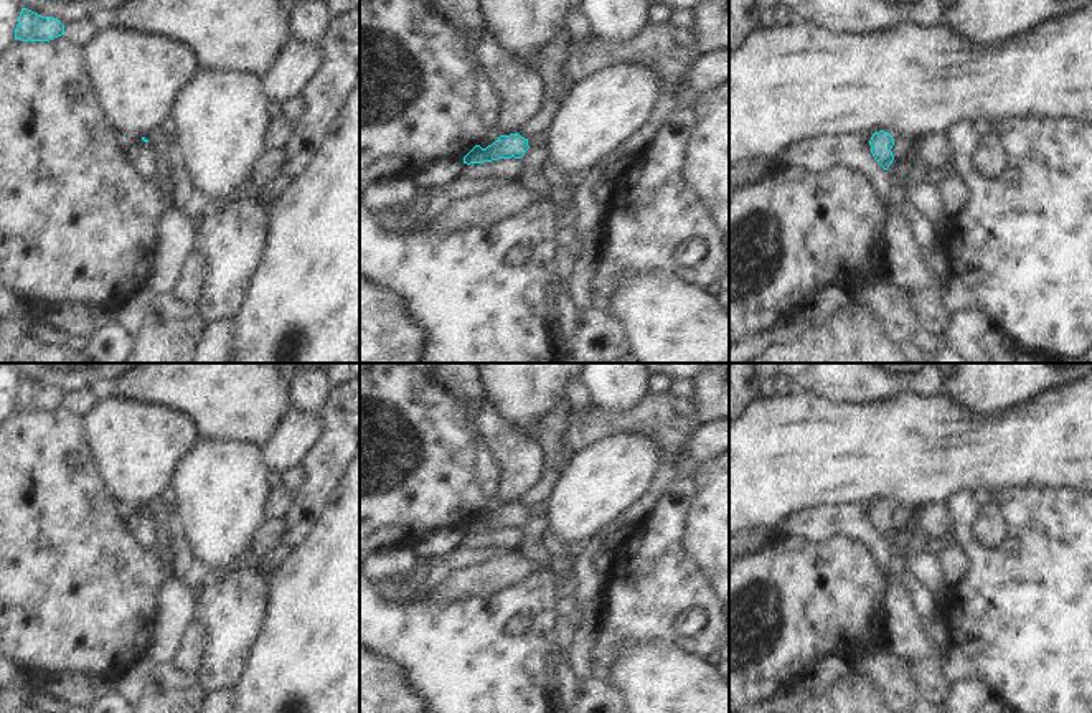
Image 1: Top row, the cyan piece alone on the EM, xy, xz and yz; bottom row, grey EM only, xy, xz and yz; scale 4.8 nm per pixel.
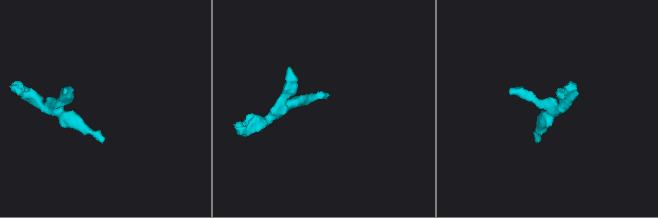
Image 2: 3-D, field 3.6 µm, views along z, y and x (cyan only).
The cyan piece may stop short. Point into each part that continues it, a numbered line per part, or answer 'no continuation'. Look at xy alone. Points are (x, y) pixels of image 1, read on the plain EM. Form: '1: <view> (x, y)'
no continuation.

